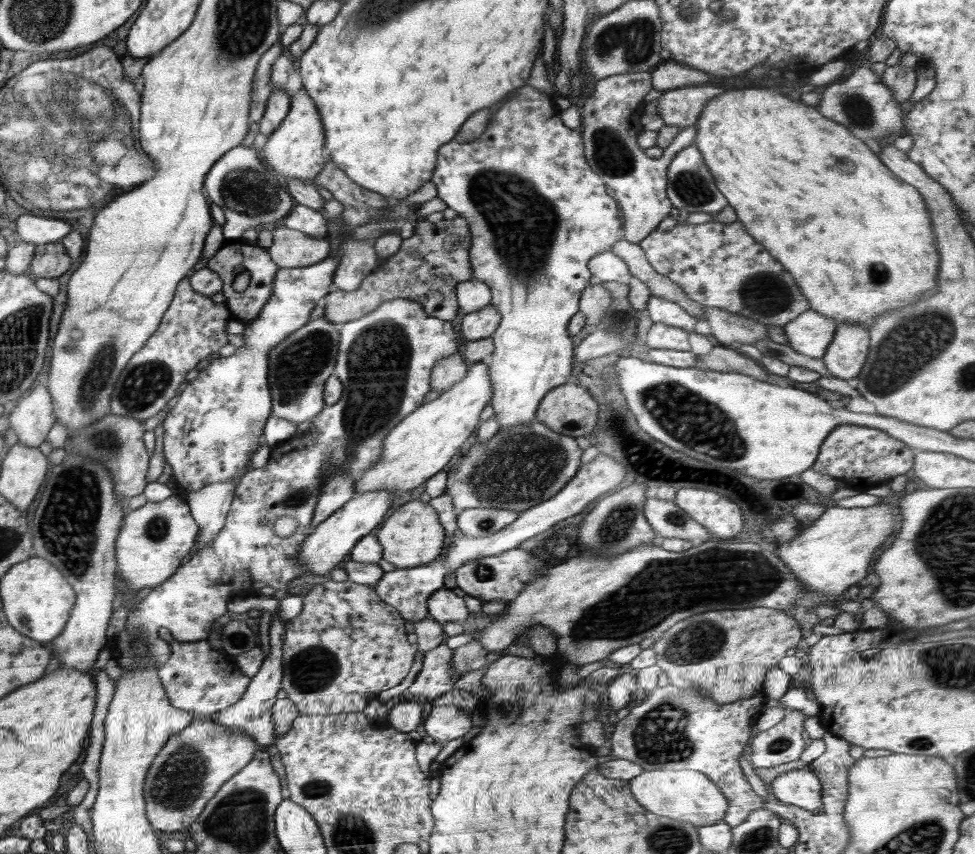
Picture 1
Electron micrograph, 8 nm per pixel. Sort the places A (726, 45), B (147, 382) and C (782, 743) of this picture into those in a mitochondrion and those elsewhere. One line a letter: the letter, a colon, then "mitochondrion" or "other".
A: other
B: mitochondrion
C: mitochondrion

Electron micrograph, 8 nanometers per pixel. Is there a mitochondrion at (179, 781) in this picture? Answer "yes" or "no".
yes

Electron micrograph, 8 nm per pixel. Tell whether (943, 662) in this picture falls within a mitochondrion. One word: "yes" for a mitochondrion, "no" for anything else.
yes

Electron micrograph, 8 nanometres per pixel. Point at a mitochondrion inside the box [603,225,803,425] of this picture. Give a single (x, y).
(764, 293)

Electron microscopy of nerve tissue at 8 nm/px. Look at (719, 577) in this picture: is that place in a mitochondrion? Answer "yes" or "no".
yes

